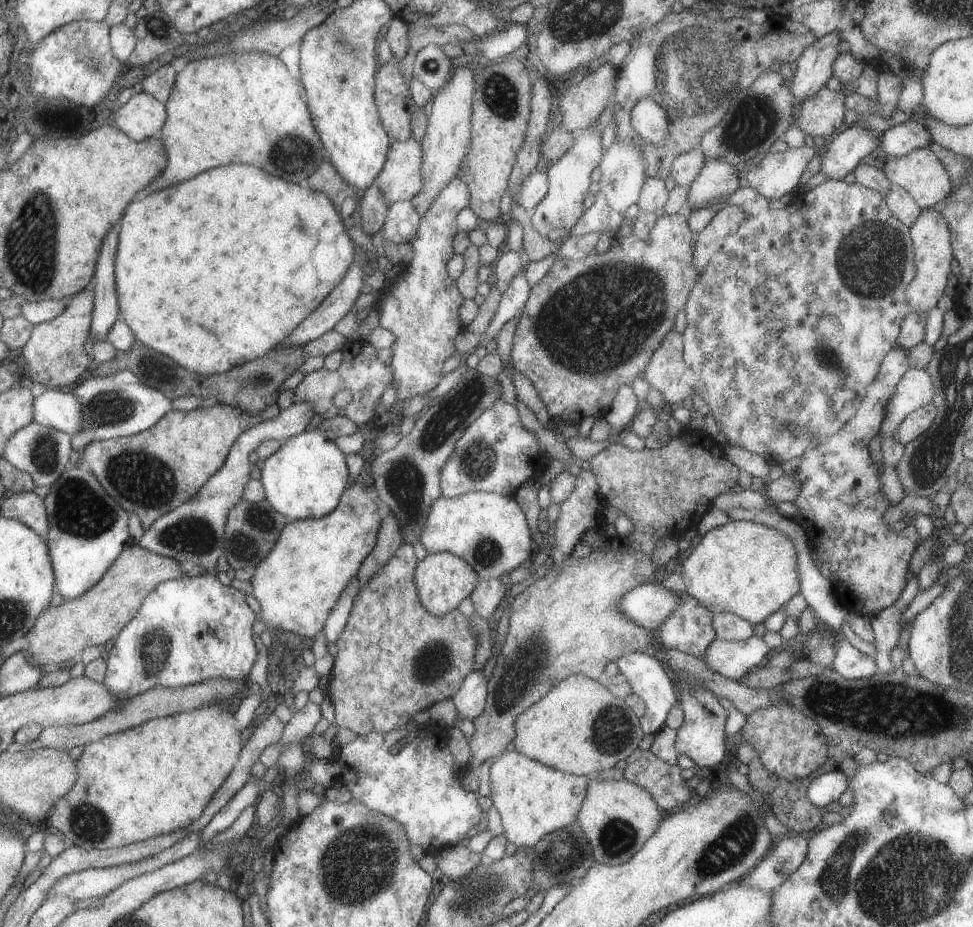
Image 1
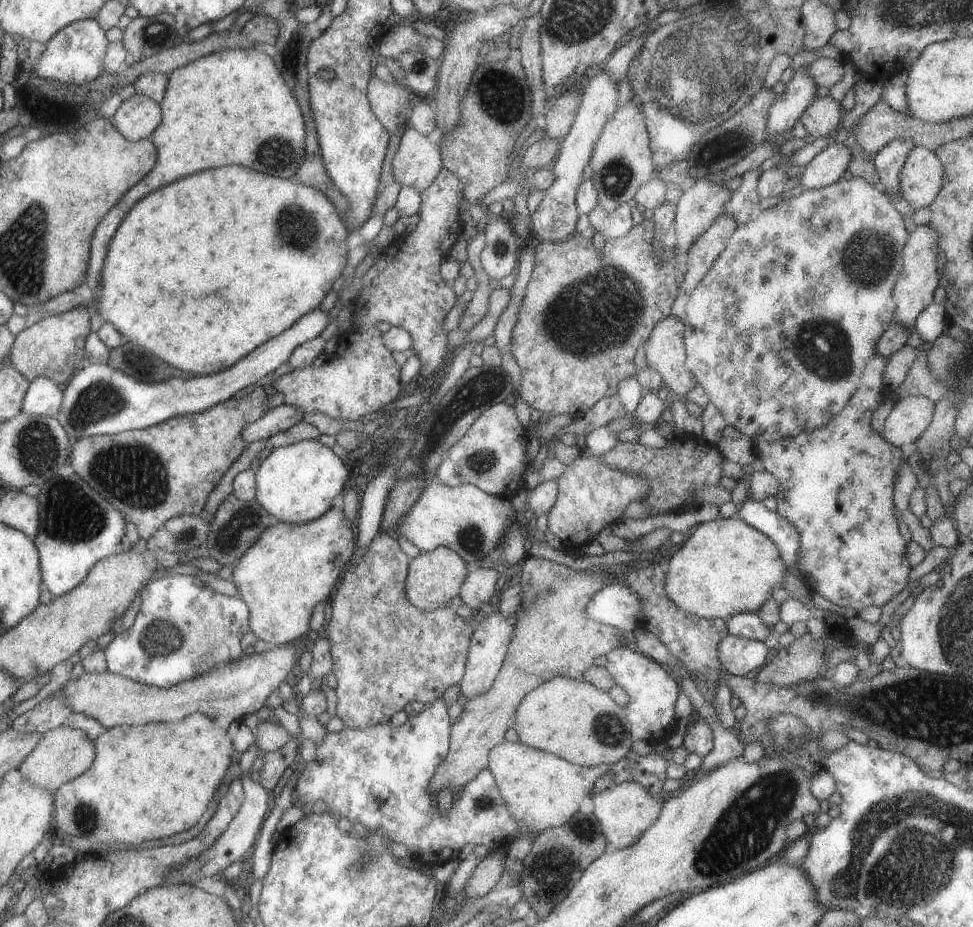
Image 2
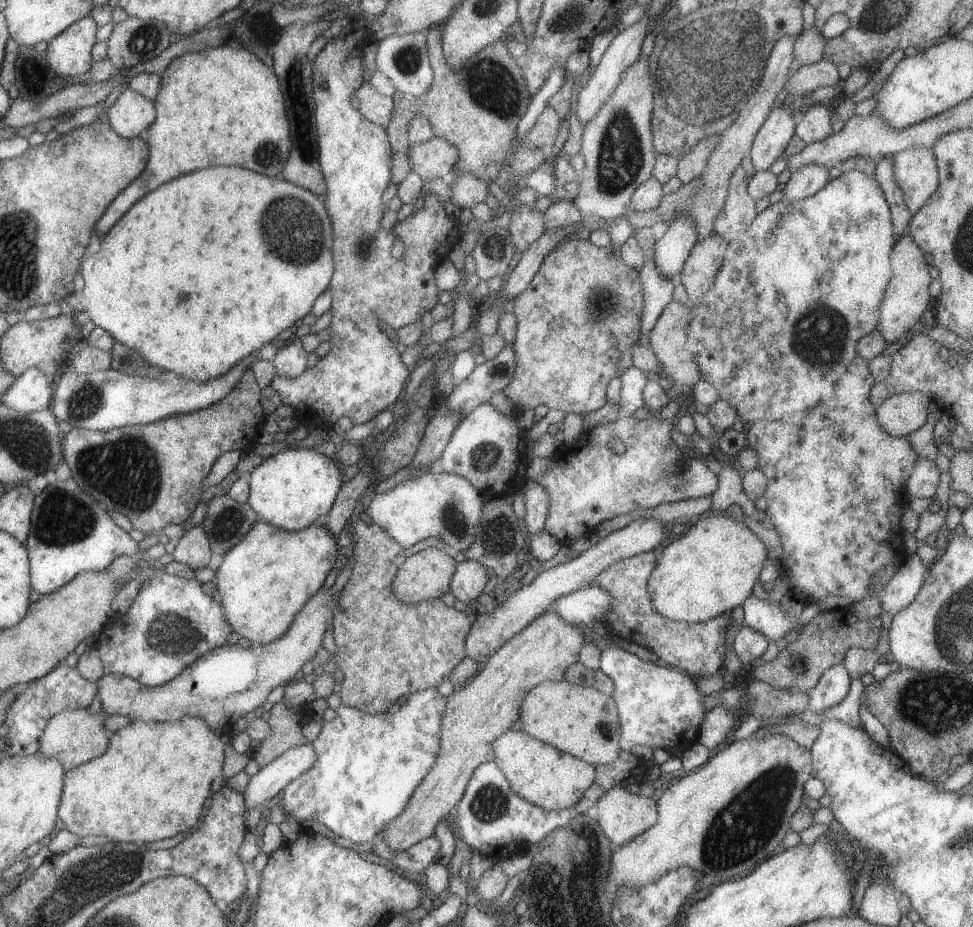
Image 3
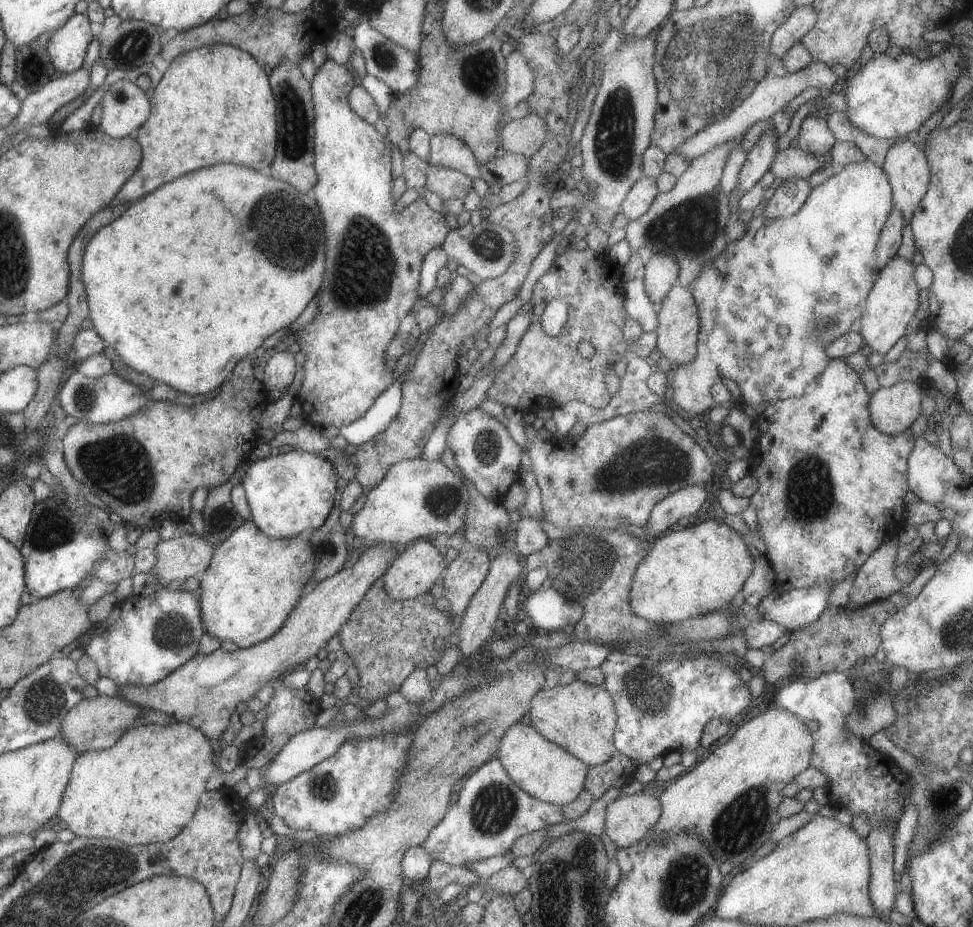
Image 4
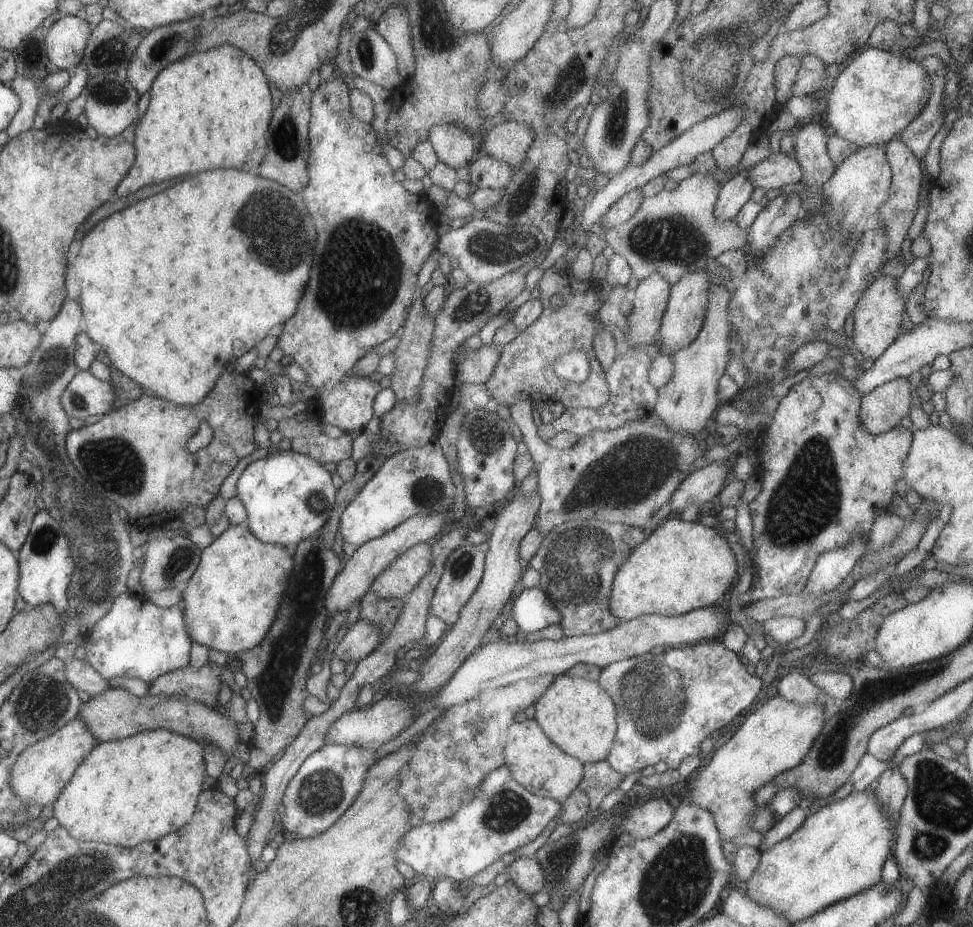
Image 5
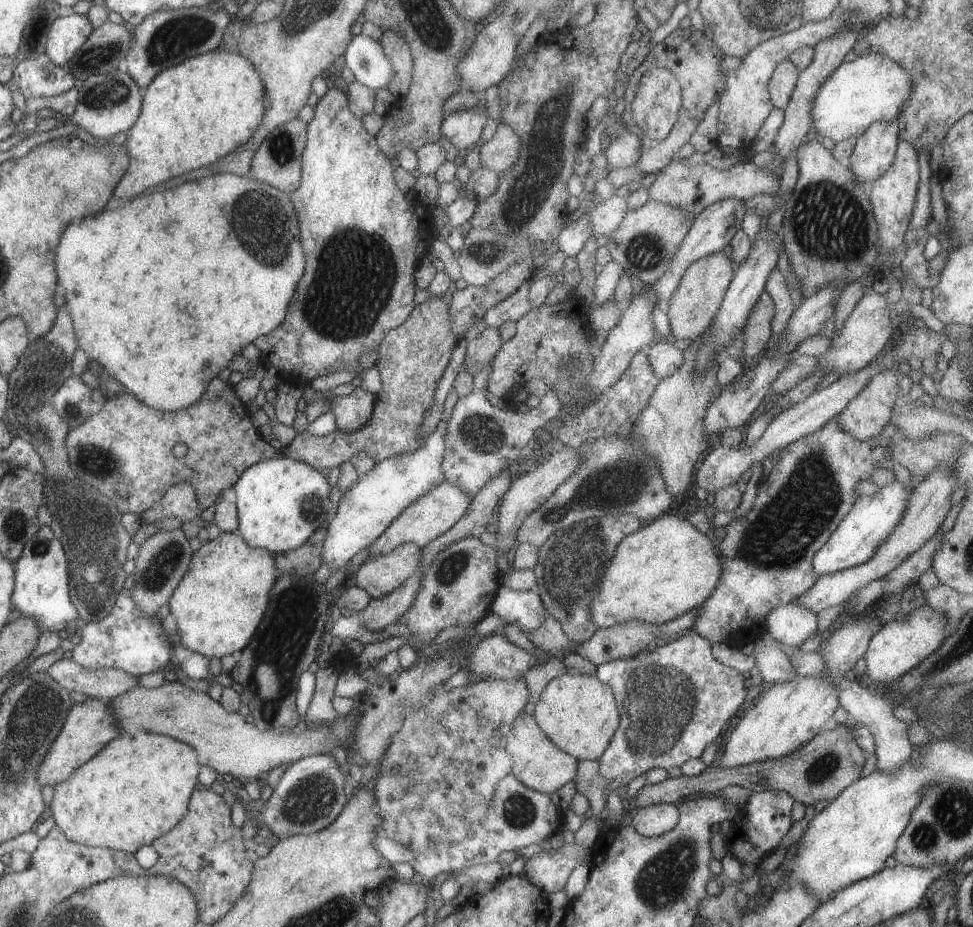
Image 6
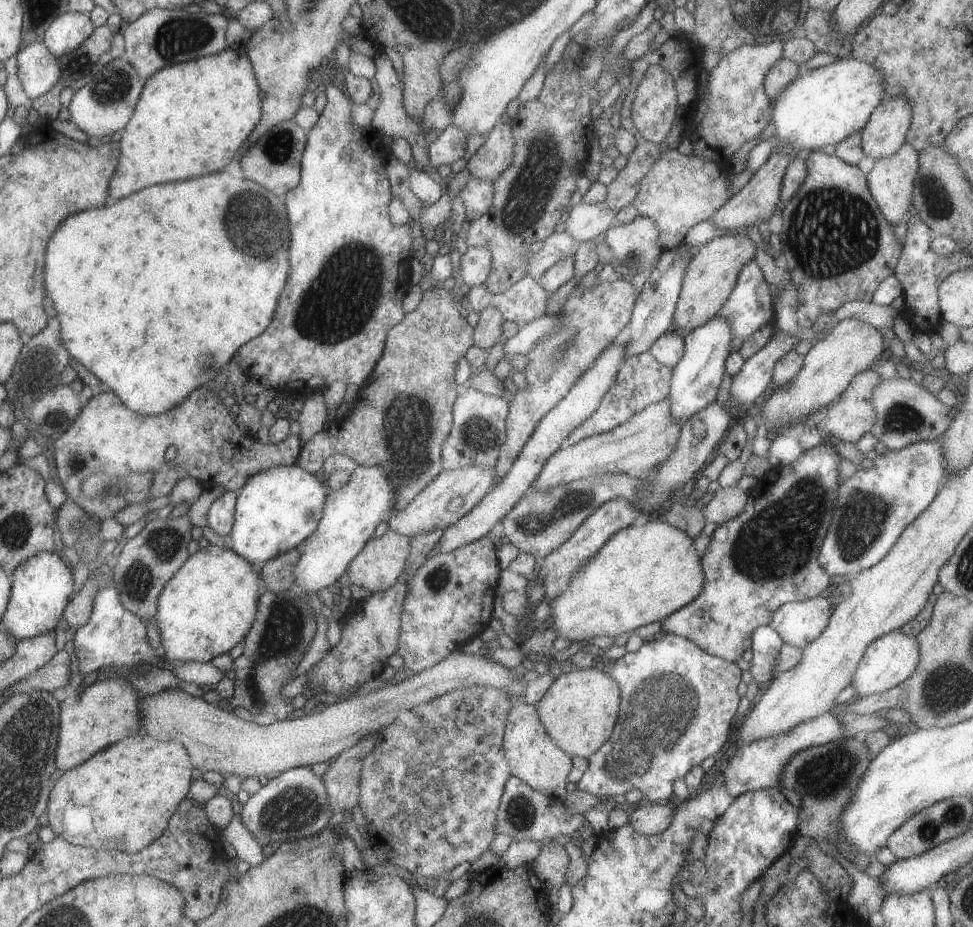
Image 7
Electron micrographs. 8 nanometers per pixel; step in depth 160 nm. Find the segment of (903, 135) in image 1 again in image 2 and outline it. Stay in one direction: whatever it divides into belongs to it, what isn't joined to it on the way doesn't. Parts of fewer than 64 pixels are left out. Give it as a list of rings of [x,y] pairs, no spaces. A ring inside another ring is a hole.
[[[897,137],[874,154],[872,163],[878,174],[879,187],[887,196],[900,192],[899,171],[913,147],[915,146],[912,140]]]

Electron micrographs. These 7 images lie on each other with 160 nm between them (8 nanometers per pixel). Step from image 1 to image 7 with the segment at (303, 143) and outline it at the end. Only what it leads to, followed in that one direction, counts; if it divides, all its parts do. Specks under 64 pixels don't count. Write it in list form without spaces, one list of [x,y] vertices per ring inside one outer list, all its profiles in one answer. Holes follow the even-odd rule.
[[[225,47],[217,54],[199,57],[192,61],[168,65],[167,67],[158,70],[156,73],[153,73],[149,78],[144,80],[139,100],[137,100],[136,105],[134,106],[129,122],[127,122],[125,128],[122,130],[123,133],[118,142],[120,144],[118,163],[108,184],[108,195],[119,200],[137,192],[137,190],[141,190],[141,188],[145,188],[145,186],[177,182],[177,180],[187,180],[187,178],[195,178],[195,176],[215,172],[215,170],[219,170],[221,166],[225,166],[233,157],[236,157],[243,141],[249,136],[249,133],[259,122],[261,102],[259,100],[259,89],[253,67],[251,66],[249,59],[243,54],[242,49],[235,51]]]

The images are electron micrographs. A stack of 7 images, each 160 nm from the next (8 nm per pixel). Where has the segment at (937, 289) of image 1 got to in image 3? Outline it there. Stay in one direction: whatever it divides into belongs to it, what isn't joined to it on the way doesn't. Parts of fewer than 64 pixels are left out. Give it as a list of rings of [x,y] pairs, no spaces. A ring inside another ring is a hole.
[[[901,235],[890,252],[892,275],[887,281],[883,300],[879,305],[878,321],[875,328],[879,329],[887,343],[896,342],[911,328],[920,327],[920,318],[930,297],[928,286],[934,277],[933,270],[923,259],[923,254],[924,252],[909,235]]]

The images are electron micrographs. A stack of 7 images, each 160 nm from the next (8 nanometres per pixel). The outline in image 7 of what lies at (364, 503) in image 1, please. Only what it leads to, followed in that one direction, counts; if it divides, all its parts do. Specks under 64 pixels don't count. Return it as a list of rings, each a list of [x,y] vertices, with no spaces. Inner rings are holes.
[[[213,542],[197,549],[183,561],[182,567],[167,581],[160,592],[155,620],[164,648],[161,664],[172,667],[197,661],[207,663],[221,653],[227,653],[249,632],[256,615],[257,582],[260,572],[251,568],[251,563],[233,549],[217,547]]]

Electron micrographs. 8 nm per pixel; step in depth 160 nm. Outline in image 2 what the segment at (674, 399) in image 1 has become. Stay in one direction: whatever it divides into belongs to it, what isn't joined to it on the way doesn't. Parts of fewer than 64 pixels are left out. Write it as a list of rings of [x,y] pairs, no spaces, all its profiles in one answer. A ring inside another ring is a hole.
[[[667,316],[655,323],[644,347],[646,364],[660,374],[664,394],[685,396],[696,380],[684,369],[686,357],[679,319]]]

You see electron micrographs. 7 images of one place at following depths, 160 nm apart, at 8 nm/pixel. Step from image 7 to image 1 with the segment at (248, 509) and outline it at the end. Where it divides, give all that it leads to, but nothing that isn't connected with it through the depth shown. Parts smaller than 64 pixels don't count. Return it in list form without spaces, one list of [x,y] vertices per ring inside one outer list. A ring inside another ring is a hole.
[[[308,428],[282,441],[278,450],[263,460],[259,481],[264,488],[265,500],[271,508],[286,516],[289,521],[298,521],[316,519],[329,514],[338,505],[343,490],[349,486],[350,474],[344,454],[339,451],[335,443],[325,437],[323,430]]]

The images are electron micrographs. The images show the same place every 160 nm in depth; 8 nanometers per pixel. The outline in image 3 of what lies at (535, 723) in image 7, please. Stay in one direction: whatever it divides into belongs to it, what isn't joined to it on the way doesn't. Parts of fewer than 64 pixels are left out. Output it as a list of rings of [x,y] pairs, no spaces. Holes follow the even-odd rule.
[[[507,731],[492,742],[495,764],[502,770],[509,788],[529,804],[546,811],[573,810],[582,792],[594,782],[595,767],[531,738],[527,733]]]

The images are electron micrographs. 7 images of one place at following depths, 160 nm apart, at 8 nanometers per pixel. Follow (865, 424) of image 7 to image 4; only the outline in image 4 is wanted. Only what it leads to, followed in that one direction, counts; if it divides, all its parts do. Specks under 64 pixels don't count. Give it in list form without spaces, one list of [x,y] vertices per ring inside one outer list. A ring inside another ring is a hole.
[[[909,381],[881,387],[870,395],[870,420],[884,435],[899,434],[921,414],[921,386]]]

